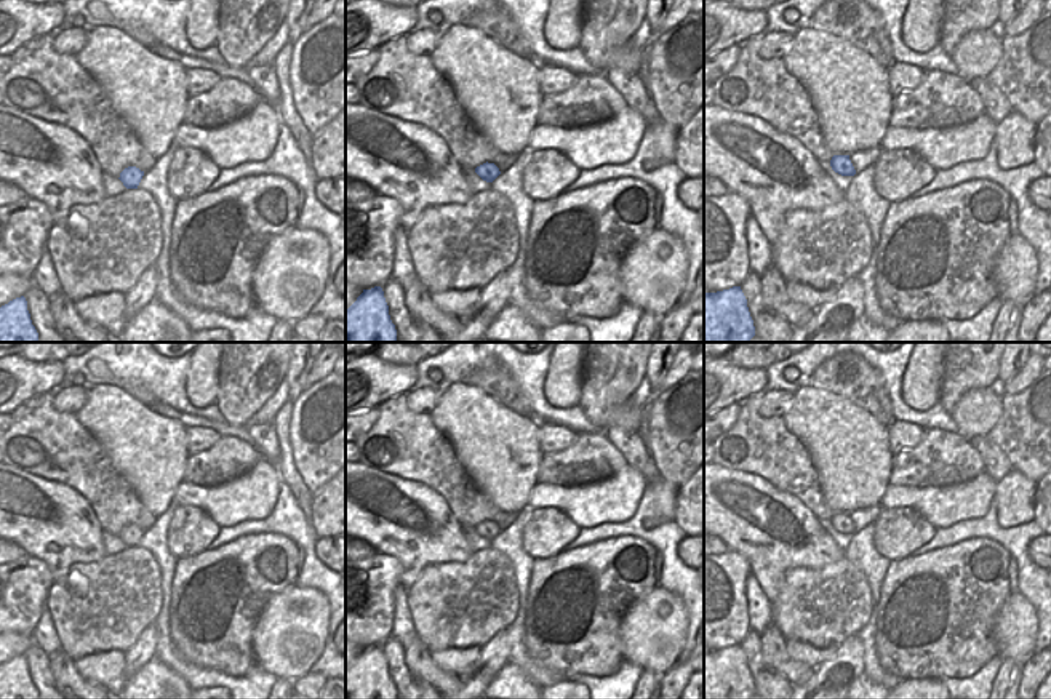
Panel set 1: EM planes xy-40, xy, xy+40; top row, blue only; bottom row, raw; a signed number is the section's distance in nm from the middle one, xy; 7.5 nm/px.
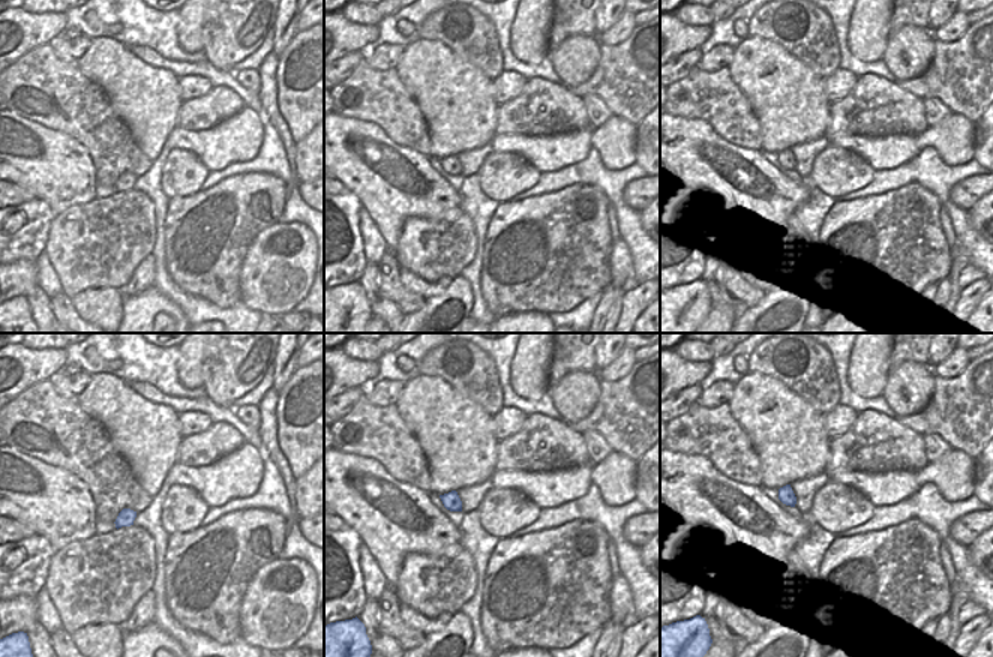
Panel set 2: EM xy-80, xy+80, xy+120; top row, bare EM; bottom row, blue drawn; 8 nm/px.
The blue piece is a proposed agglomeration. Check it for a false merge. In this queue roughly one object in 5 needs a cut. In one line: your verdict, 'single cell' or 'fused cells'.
single cell

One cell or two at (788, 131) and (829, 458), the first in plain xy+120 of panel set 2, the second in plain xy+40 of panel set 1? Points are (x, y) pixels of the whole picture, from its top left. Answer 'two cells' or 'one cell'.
one cell

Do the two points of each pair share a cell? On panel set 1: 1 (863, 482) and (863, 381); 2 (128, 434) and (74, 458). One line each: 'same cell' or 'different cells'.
1: different cells
2: different cells

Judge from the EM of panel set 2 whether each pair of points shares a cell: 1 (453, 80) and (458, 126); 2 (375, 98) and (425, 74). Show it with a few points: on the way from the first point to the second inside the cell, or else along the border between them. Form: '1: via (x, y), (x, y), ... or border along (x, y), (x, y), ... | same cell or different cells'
1: via (453, 92), (458, 114) | same cell
2: border along (395, 68), (401, 84), (422, 114) | different cells

